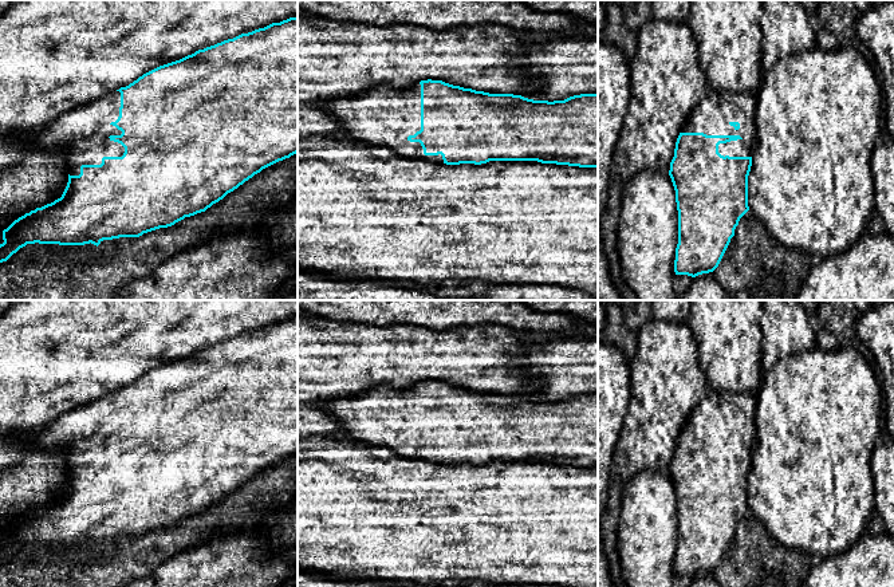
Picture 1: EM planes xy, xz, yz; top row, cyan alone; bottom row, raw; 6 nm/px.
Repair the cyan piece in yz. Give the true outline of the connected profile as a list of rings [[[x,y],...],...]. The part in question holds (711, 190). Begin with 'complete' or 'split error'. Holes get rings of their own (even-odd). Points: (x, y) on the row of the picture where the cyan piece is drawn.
split error; [[[708,86],[677,138],[669,170],[678,210],[676,275],[696,277],[713,272],[740,218],[749,210],[748,176],[756,137],[756,103],[752,92],[718,91]]]

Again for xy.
split error; [[[298,16],[241,34],[198,50],[180,60],[159,66],[126,87],[62,114],[44,130],[31,134],[29,142],[43,151],[60,149],[64,153],[68,182],[60,198],[25,213],[3,231],[4,243],[0,244],[0,263],[7,261],[27,244],[84,245],[91,243],[98,247],[103,240],[139,237],[143,233],[172,226],[185,217],[205,212],[263,169],[298,153]]]

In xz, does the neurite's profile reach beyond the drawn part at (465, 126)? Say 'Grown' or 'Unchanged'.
Grown

